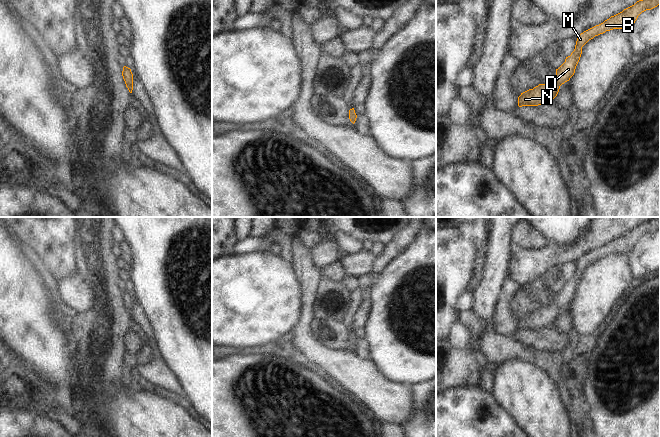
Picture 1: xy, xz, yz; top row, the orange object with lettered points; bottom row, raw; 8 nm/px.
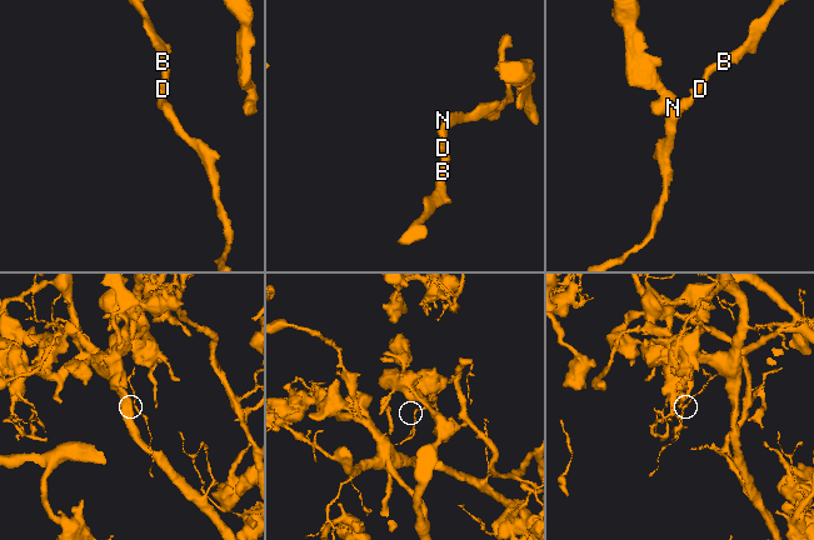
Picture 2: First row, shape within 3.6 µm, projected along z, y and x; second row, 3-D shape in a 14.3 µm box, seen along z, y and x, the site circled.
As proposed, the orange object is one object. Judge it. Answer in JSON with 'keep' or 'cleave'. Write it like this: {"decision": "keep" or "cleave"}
{"decision": "keep"}

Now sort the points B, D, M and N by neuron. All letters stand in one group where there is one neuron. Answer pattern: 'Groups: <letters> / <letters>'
Groups: B D M N

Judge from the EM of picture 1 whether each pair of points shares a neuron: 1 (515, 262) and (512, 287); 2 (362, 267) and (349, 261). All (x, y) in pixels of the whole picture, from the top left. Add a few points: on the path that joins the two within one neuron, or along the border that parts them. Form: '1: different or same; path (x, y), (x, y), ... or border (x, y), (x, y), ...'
1: different; border (507, 273), (520, 287)
2: same; path (359, 264), (352, 264)

